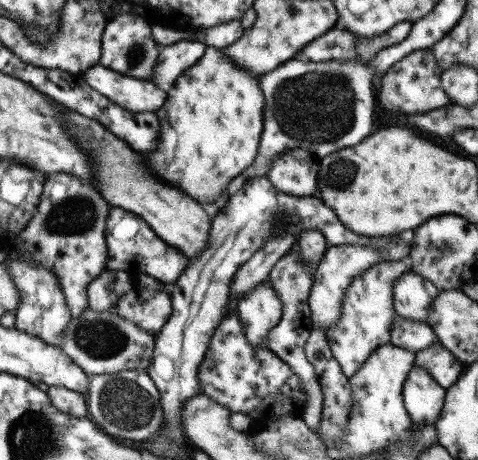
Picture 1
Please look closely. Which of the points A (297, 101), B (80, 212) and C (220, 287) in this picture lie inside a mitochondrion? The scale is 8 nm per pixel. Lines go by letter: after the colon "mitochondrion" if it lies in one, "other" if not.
A: mitochondrion
B: mitochondrion
C: other

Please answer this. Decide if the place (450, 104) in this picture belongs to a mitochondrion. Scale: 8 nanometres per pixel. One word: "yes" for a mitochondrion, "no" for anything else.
no

